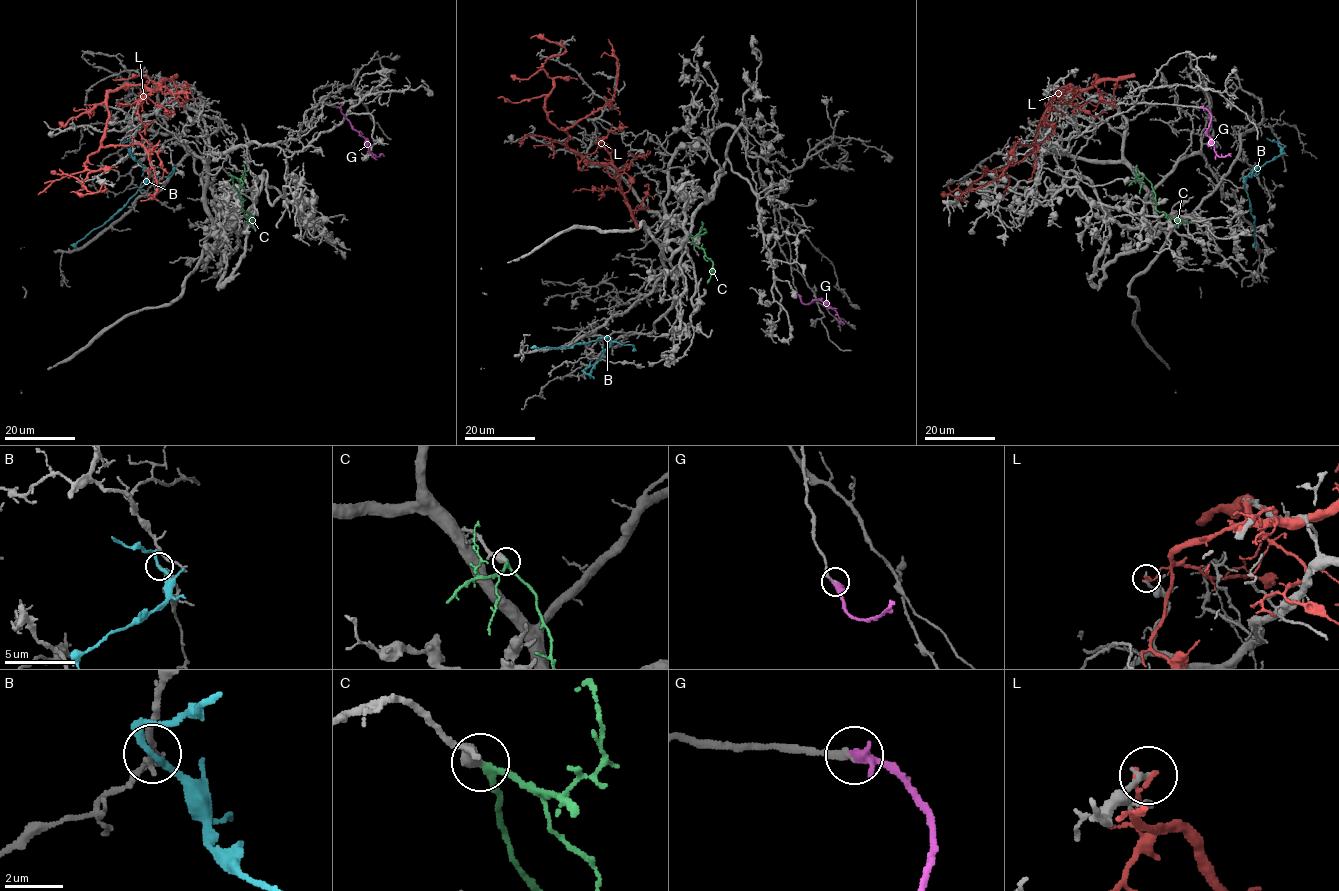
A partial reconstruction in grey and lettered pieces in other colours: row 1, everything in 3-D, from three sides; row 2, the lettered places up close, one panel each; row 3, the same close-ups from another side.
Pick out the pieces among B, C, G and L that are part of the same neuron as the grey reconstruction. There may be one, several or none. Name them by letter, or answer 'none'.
C, G

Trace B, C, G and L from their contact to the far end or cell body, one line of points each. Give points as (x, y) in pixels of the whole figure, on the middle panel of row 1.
B: (584, 371), (591, 372), (610, 345), (608, 339), (599, 338), (566, 347), (530, 347)
C: (690, 236), (692, 243), (703, 249), (712, 262), (712, 273), (707, 283)
G: (799, 294), (804, 304), (820, 299), (832, 307), (844, 323)
L: (599, 138), (610, 163), (568, 148), (548, 118), (553, 81), (543, 68), (565, 49), (530, 38)

